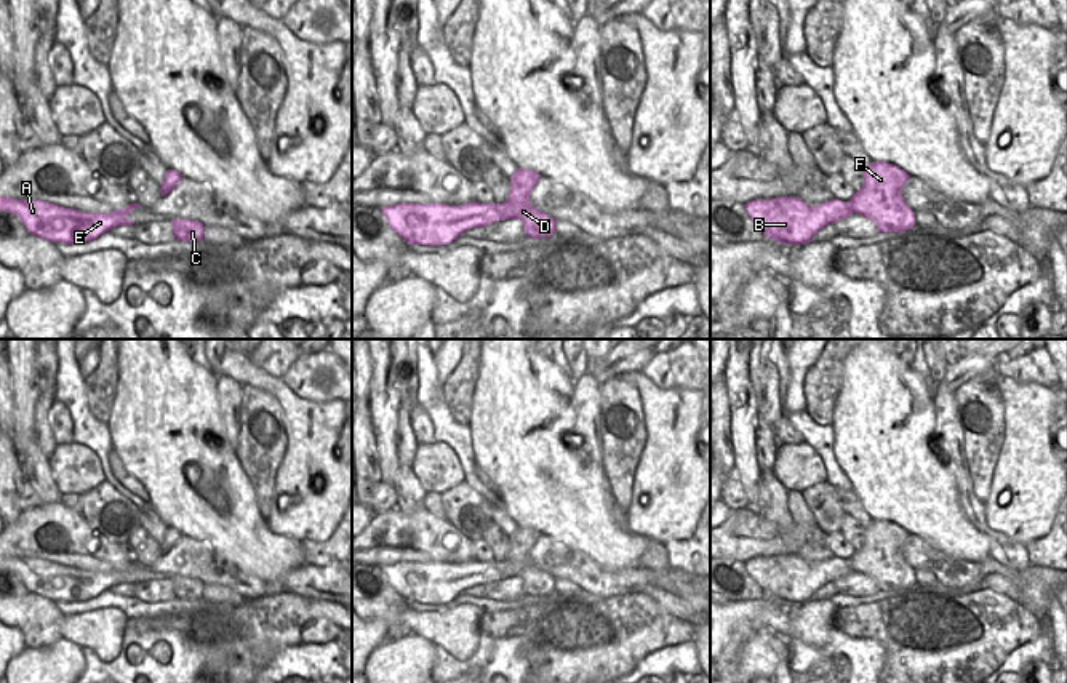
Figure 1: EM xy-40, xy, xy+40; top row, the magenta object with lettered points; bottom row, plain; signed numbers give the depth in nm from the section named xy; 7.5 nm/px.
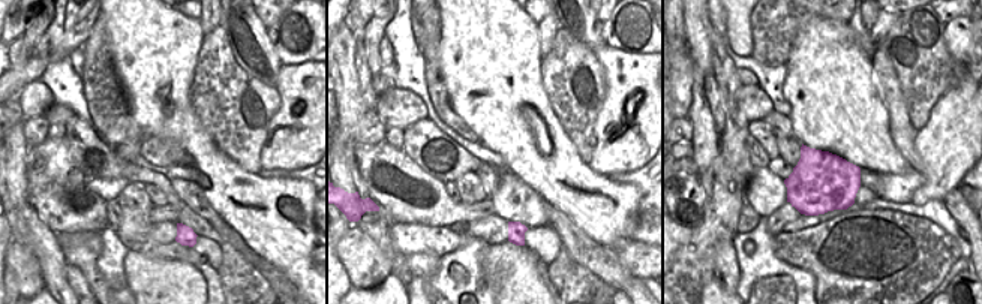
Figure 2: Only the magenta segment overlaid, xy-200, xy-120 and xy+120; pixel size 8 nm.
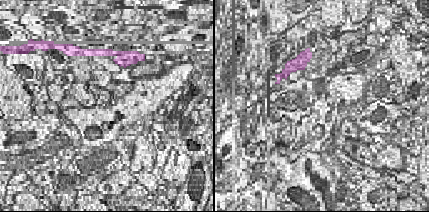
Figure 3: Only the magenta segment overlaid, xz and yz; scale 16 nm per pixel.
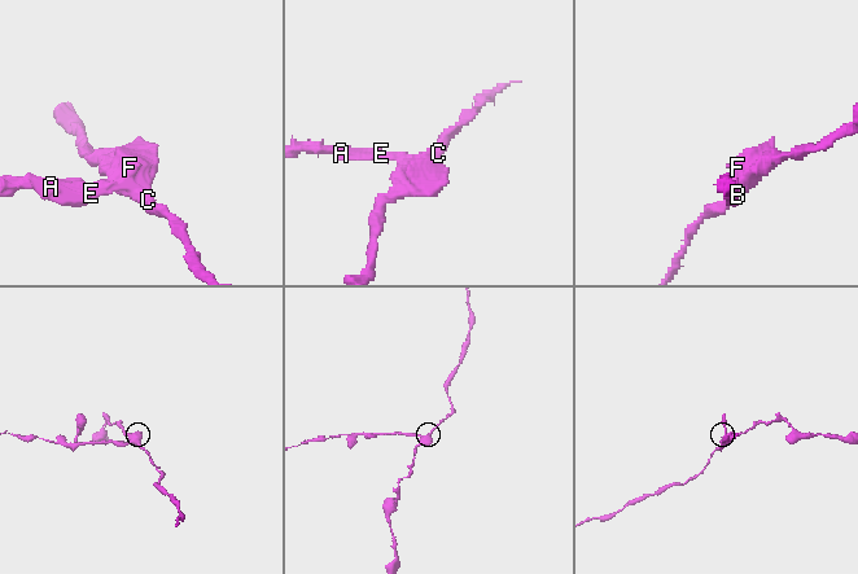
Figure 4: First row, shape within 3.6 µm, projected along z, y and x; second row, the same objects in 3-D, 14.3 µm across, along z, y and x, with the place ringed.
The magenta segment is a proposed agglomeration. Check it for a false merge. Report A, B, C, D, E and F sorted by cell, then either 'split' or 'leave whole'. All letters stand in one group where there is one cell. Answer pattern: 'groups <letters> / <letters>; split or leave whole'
groups A B E / C D F; split

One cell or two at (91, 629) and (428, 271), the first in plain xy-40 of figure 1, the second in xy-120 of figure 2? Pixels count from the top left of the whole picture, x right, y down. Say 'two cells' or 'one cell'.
one cell

